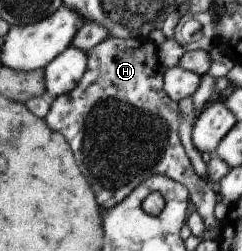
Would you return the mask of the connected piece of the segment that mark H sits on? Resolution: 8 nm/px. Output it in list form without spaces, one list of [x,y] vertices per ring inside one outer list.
[[[106,37],[96,43],[85,51],[85,71],[81,74],[78,84],[67,93],[54,97],[43,119],[49,128],[60,132],[68,140],[78,170],[84,180],[88,180],[98,204],[110,208],[128,196],[131,190],[151,174],[166,175],[187,188],[191,210],[200,215],[206,230],[214,230],[217,220],[213,210],[218,201],[218,194],[215,188],[200,179],[192,170],[192,164],[183,151],[177,128],[180,117],[185,118],[178,112],[178,103],[162,88],[164,68],[157,59],[156,51],[156,45],[149,38],[122,40]]]

